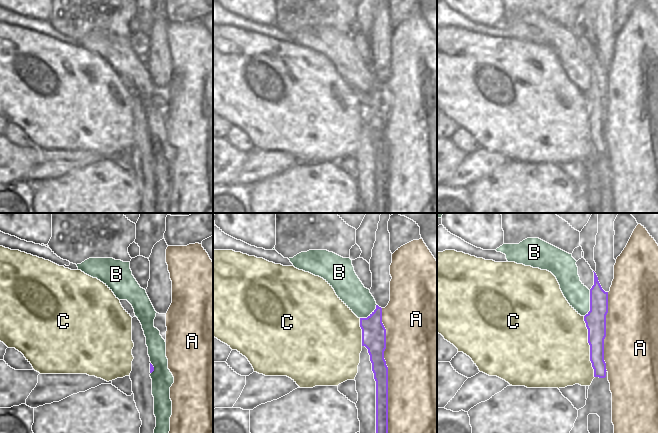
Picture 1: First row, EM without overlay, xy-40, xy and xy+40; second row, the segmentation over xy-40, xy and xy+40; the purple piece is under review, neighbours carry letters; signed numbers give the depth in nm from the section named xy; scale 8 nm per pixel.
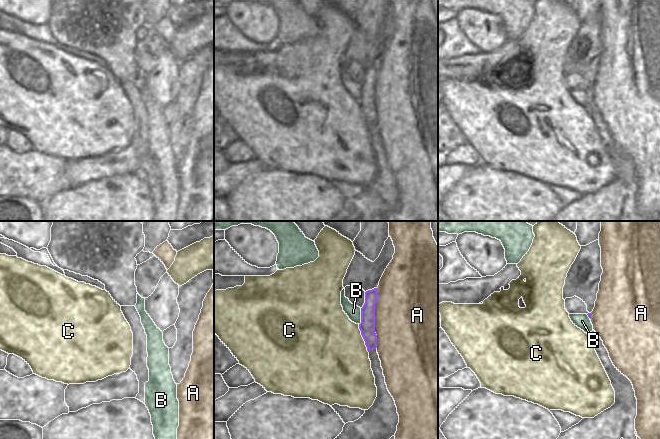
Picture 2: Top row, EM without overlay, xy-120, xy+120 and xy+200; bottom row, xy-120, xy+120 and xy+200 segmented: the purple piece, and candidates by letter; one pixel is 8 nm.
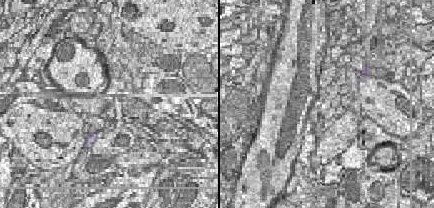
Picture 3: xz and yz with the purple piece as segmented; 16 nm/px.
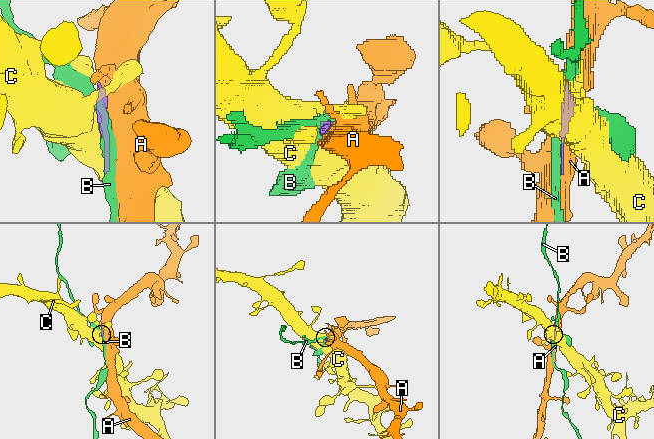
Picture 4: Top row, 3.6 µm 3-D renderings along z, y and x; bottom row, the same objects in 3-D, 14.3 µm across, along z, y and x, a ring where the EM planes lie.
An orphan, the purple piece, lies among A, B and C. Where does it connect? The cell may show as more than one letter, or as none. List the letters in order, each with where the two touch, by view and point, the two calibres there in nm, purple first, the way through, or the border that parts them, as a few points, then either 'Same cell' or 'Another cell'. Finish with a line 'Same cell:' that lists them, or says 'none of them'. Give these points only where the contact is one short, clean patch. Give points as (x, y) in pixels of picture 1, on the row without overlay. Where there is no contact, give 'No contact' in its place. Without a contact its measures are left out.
A: Touches purple at xy (387, 148). Thickness 160 nm (purple) against 500 nm. Another cell
B: Touches purple at xy+40 (590, 79). Thickness 170 nm (purple) against 190 nm. Another cell
C: Touches purple at xy+40 (590, 123). Thickness 170 nm (purple) against 480 nm. Another cell
Same cell: none of them

